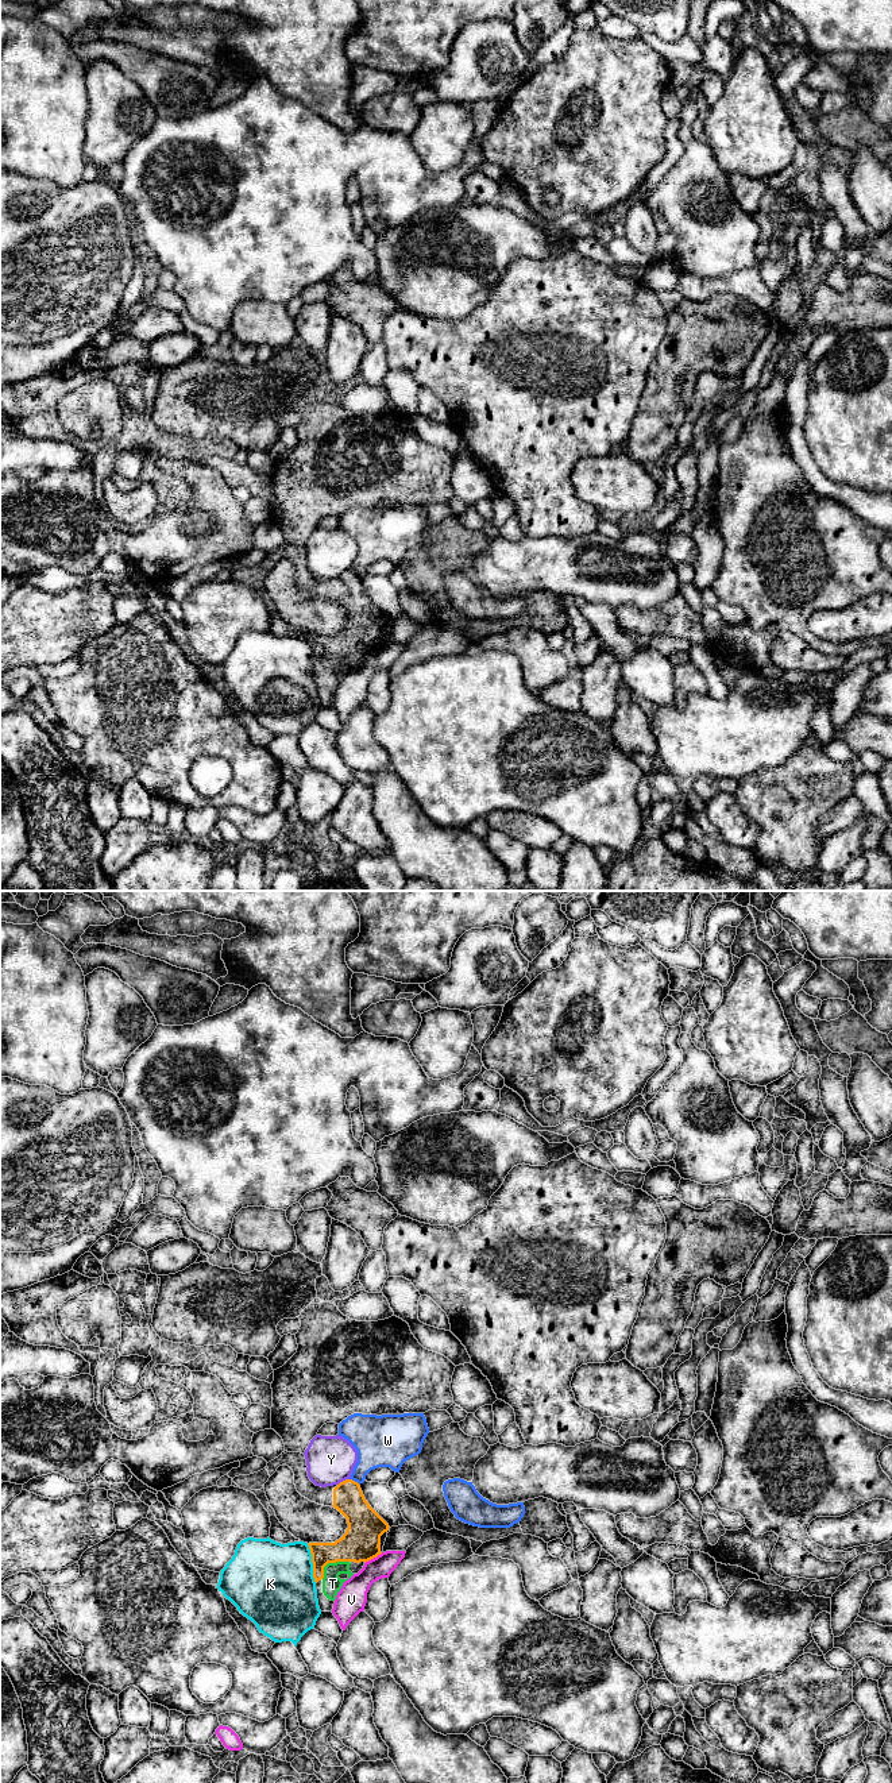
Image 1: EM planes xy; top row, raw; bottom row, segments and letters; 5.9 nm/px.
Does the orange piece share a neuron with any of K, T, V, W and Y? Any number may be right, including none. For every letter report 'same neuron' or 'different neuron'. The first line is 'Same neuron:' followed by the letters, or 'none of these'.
Same neuron: T
K: different neuron
T: same neuron
V: different neuron
W: different neuron
Y: different neuron

